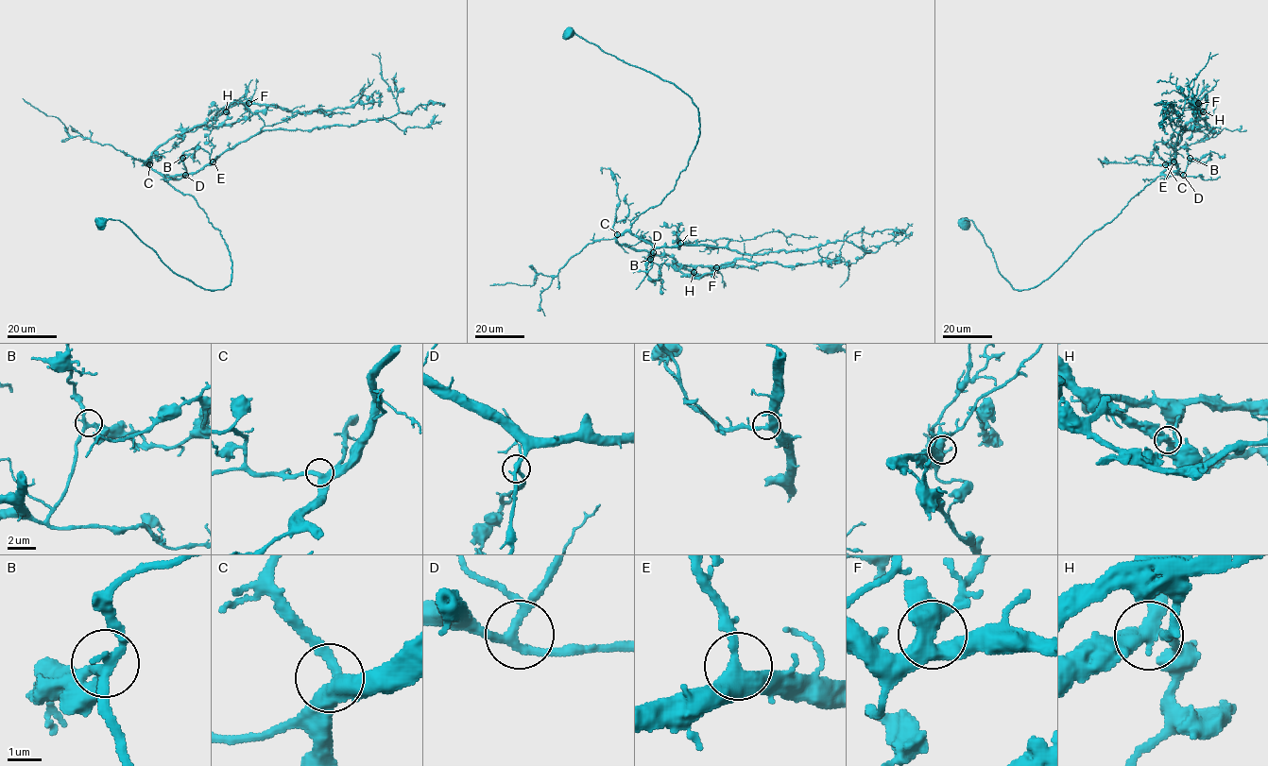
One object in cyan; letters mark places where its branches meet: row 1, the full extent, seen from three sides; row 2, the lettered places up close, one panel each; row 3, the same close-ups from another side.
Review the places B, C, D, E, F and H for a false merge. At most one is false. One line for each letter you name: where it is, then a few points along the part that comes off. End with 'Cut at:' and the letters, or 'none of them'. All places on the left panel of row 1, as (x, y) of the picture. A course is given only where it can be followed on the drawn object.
H: (226, 111) | (226, 111), (213, 125), (232, 125), (270, 105), (289, 112)
Cut at: H

